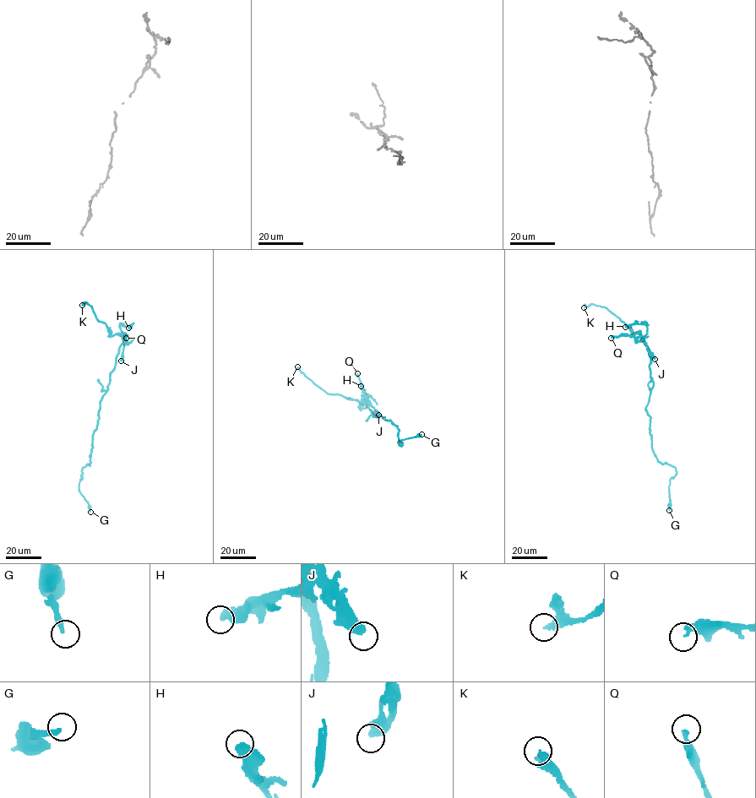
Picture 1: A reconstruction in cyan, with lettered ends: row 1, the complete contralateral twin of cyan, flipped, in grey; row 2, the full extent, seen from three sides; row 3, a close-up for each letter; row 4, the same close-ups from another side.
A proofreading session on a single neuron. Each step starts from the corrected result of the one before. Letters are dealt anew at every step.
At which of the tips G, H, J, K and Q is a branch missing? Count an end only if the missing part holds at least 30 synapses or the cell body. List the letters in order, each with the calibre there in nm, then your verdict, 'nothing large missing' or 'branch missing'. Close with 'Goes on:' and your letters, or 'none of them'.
G: 280 nm | nothing large missing
H: 400 nm | nothing large missing
J: 500 nm | nothing large missing
K: 320 nm | branch missing
Q: 300 nm | nothing large missing
Goes on: K

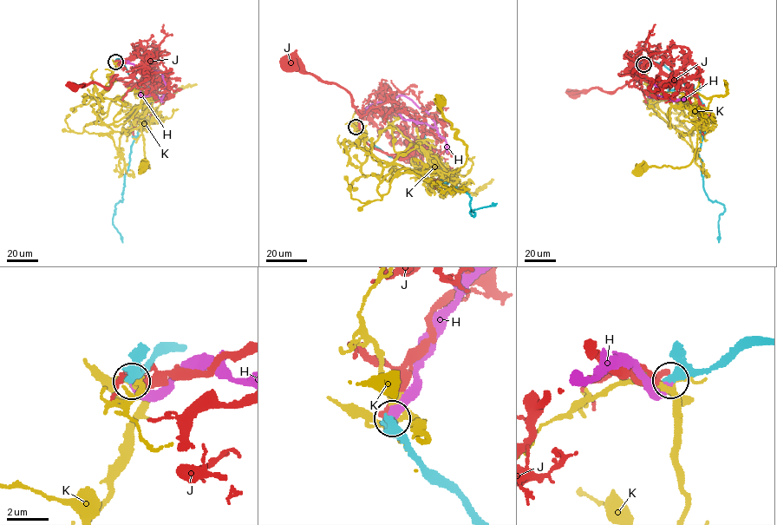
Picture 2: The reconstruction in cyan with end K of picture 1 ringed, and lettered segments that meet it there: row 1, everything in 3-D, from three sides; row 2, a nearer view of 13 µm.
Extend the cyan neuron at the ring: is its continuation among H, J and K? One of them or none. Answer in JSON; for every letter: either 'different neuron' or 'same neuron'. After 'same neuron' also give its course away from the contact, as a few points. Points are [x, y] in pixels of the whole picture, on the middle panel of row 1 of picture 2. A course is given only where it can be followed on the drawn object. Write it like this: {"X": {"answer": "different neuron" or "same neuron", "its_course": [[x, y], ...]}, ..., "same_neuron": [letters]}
{"H": {"answer": "same neuron", "its_course": [[355, 127], [362, 113], [370, 105], [399, 95], [404, 95], [428, 114], [436, 126], [403, 119], [398, 114]]}, "J": {"answer": "different neuron"}, "K": {"answer": "different neuron"}, "same_neuron": ["H"]}

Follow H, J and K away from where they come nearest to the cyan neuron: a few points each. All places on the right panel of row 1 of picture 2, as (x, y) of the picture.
H: (643, 64), (636, 63), (633, 70), (649, 79), (666, 98), (649, 97), (645, 93)
J: (643, 63), (640, 63), (638, 58), (650, 61), (679, 82), (636, 77), (614, 91), (593, 88), (573, 94)
K: (645, 63), (644, 78), (660, 110), (682, 133), (695, 127), (697, 134), (688, 166), (639, 170)

